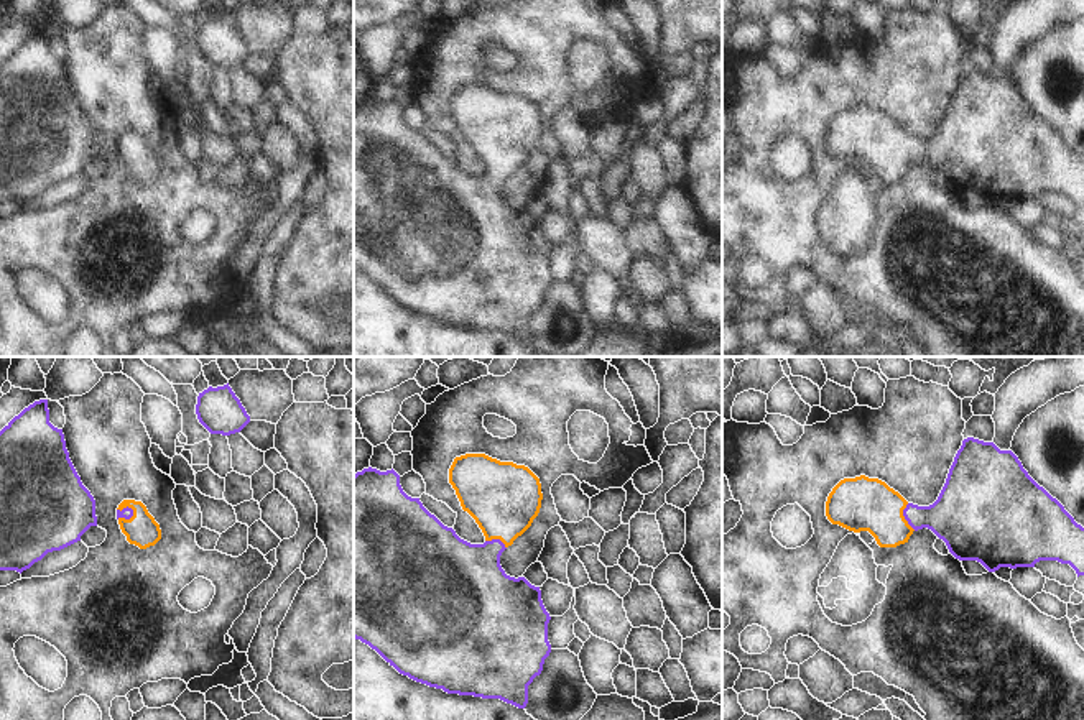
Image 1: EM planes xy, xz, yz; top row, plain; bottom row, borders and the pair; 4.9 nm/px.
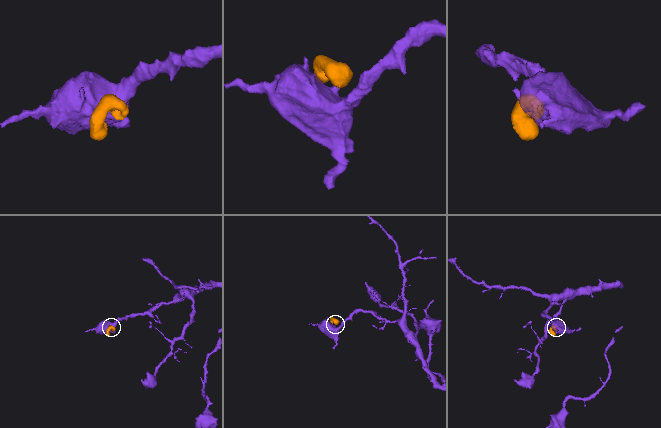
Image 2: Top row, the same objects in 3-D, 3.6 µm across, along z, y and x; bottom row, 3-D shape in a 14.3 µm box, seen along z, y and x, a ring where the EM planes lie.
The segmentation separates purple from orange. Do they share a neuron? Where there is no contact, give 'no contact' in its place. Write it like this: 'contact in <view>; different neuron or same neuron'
contact in yz; same neuron

